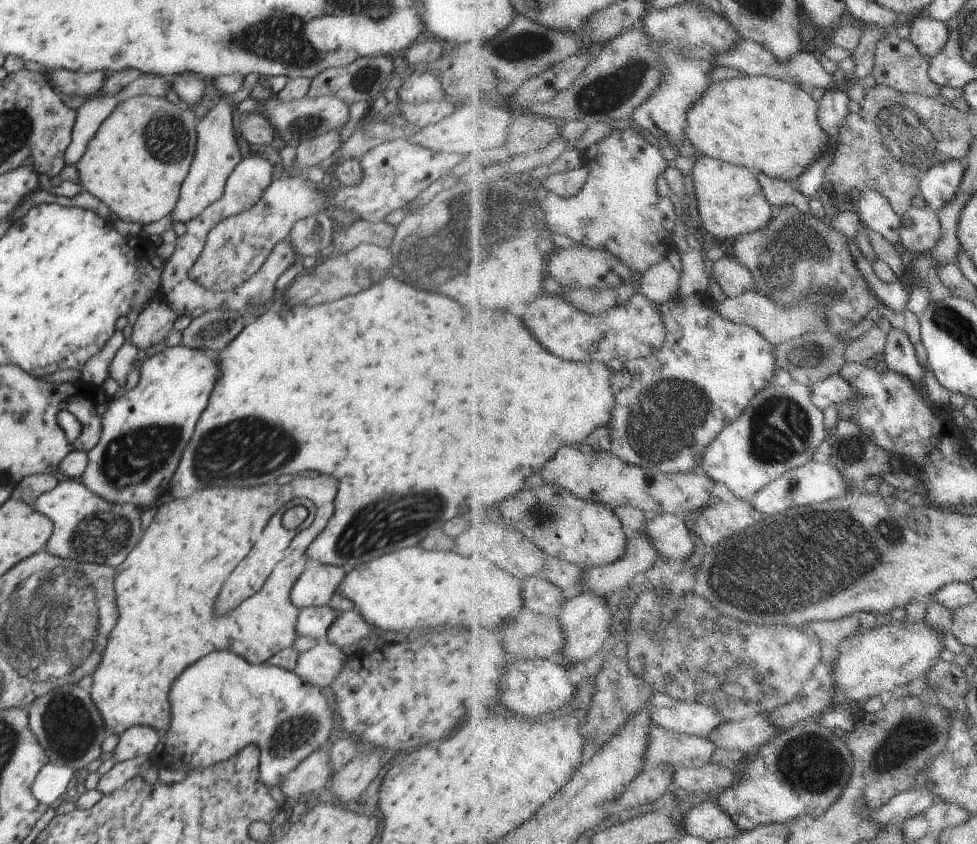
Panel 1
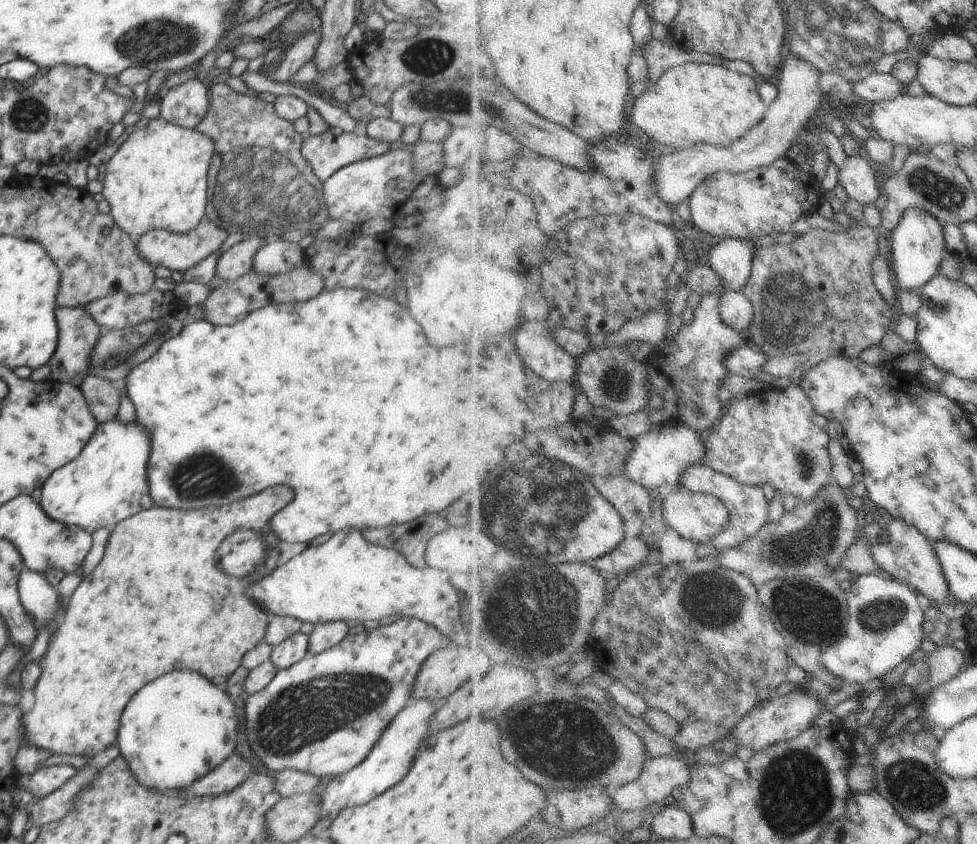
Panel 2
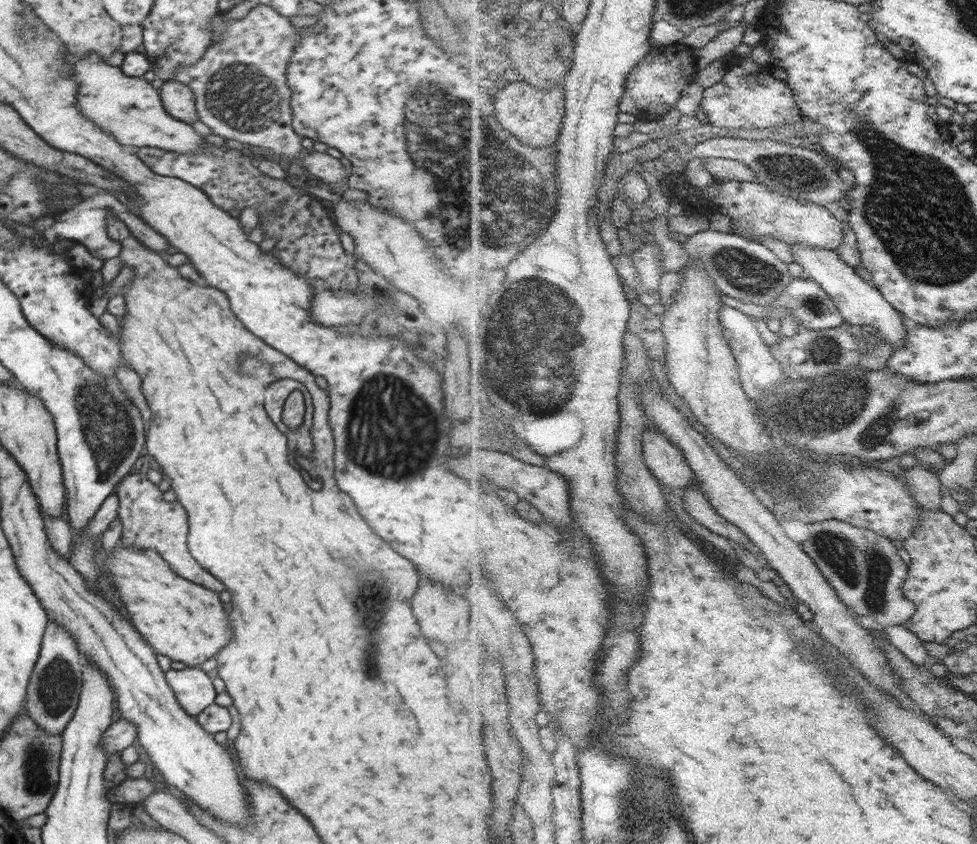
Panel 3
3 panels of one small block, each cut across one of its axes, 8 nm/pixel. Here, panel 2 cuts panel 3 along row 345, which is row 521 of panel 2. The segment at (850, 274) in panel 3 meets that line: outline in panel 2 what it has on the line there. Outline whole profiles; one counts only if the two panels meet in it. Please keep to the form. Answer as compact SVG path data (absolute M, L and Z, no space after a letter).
M893 519L887 527L890 536L889 542L876 541L872 546L872 554L876 562L889 575L905 581L916 588L925 600L932 600L938 604L950 604L954 596L950 594L945 573L942 572L941 561L934 552L933 542L921 533L915 526L904 520Z

